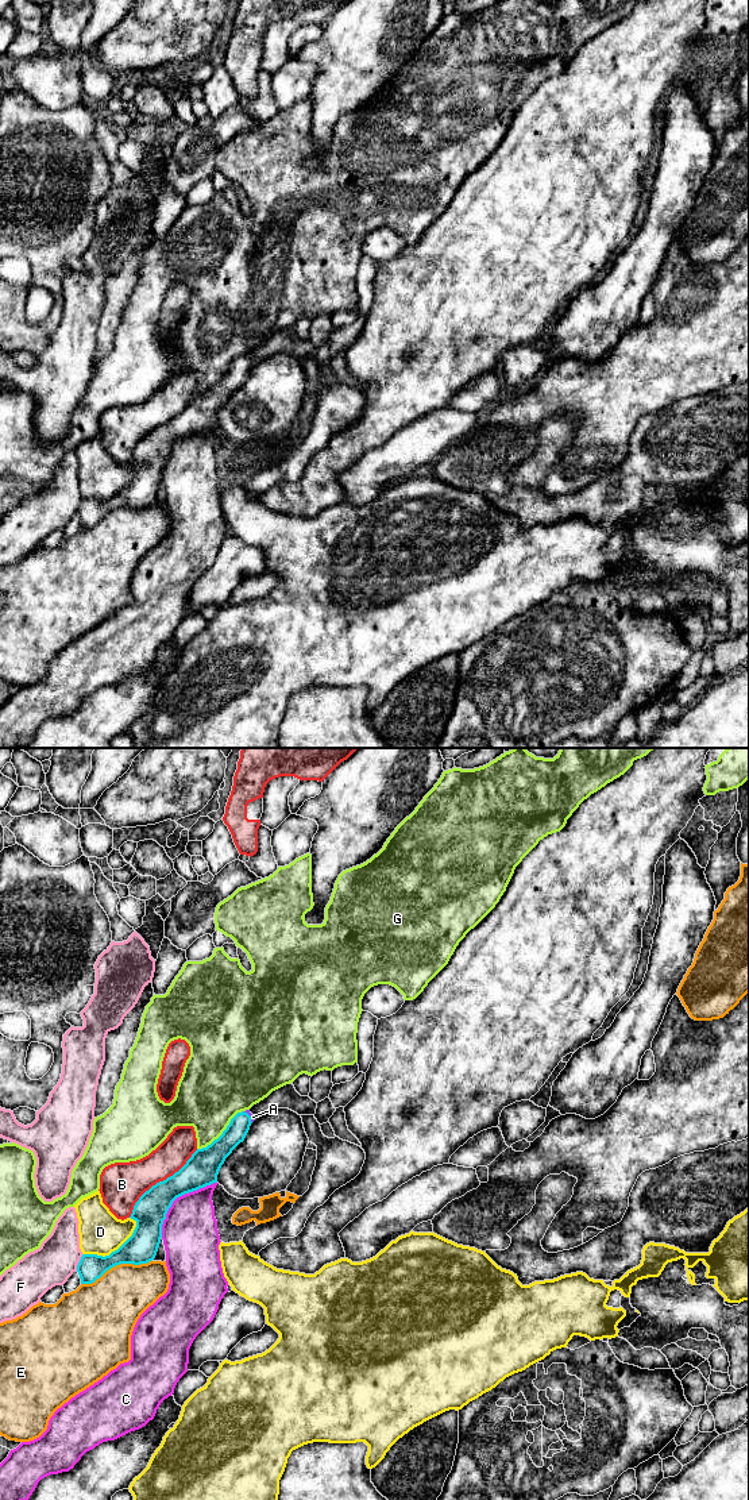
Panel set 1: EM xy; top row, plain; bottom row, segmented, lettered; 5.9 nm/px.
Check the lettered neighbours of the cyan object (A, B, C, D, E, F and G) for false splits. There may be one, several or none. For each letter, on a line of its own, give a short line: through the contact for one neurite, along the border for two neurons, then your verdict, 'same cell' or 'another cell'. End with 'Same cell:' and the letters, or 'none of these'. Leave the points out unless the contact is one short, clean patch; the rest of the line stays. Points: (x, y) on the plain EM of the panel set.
A: line xy (235, 377), (250, 361), (253, 361); same cell
B: another cell
C: another cell
D: another cell
E: another cell
F: line xy (82, 498), (76, 513); another cell
G: another cell
Same cell: A

